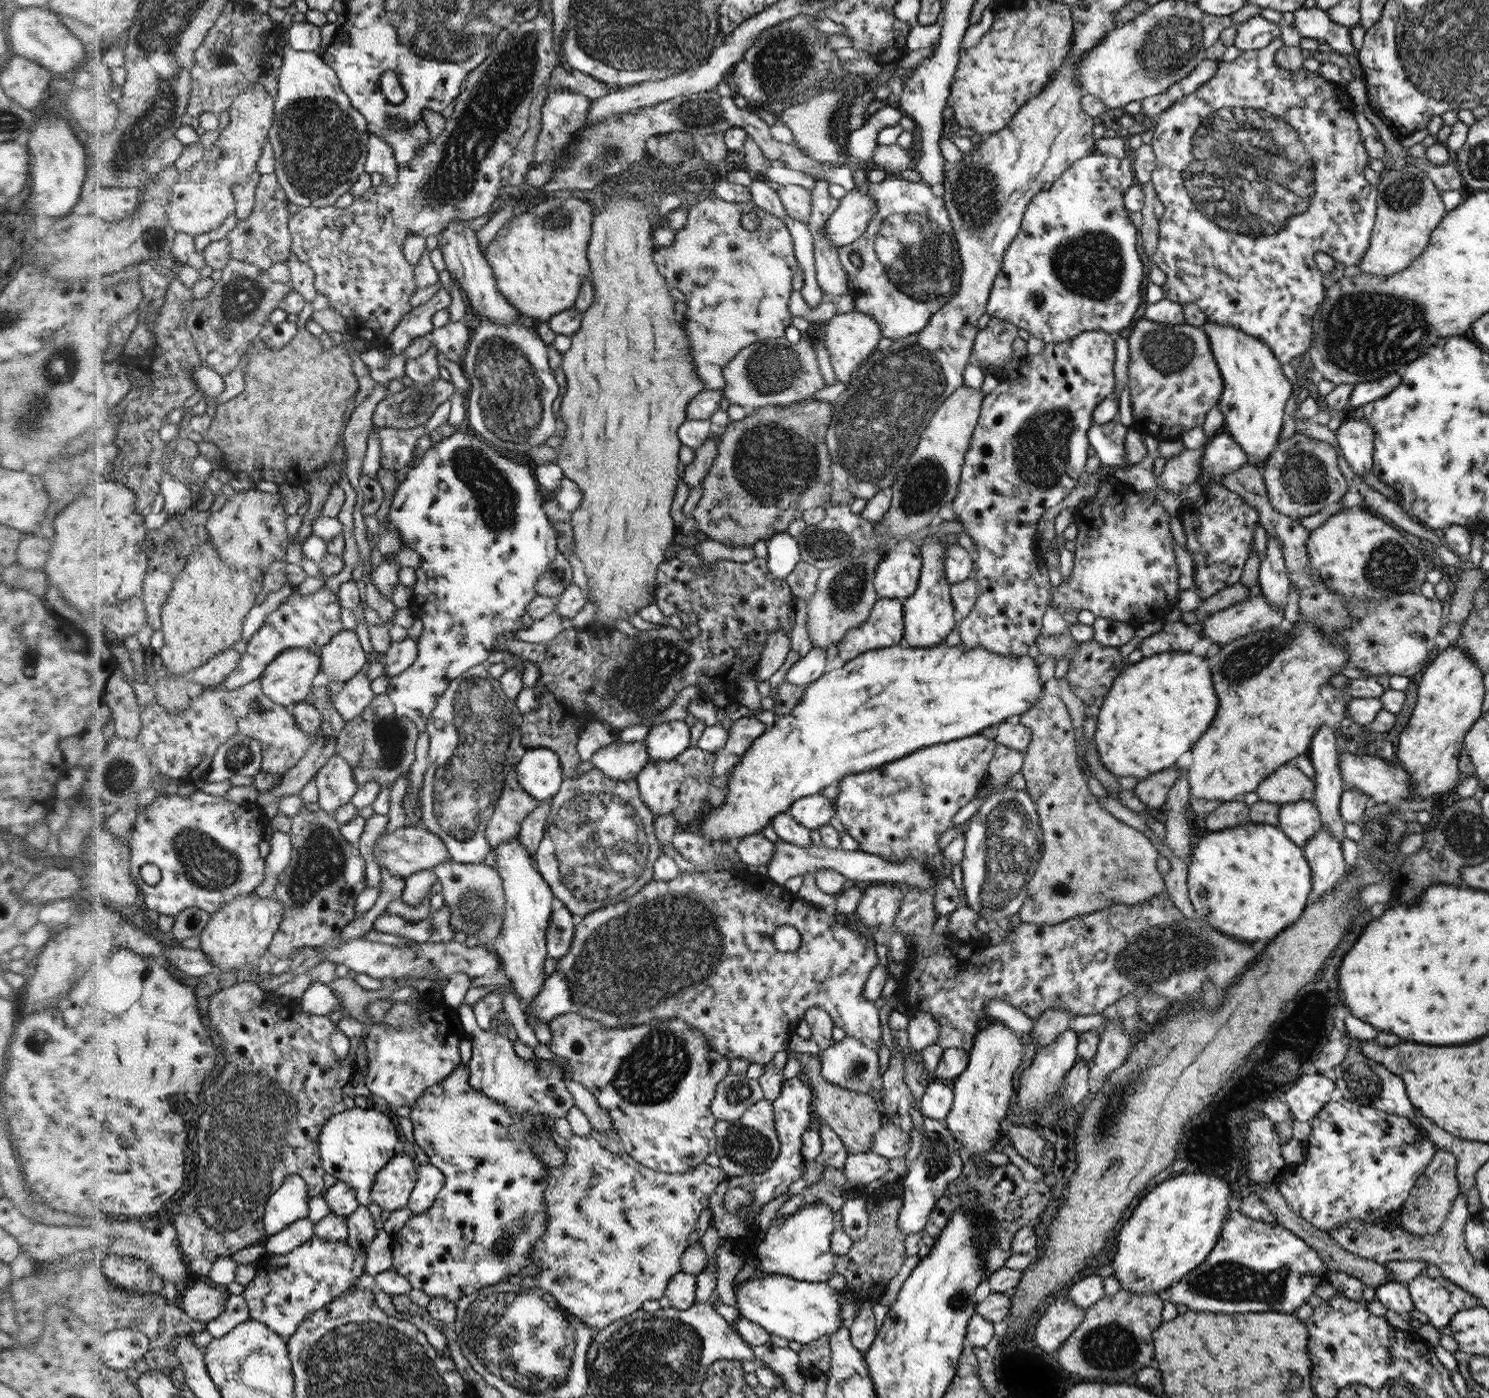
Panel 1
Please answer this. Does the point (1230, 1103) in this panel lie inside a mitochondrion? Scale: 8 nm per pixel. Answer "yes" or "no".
no

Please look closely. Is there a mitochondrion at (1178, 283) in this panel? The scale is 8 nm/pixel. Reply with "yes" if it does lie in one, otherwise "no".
no

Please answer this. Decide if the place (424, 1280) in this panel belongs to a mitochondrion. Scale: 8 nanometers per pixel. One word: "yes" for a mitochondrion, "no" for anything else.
no

